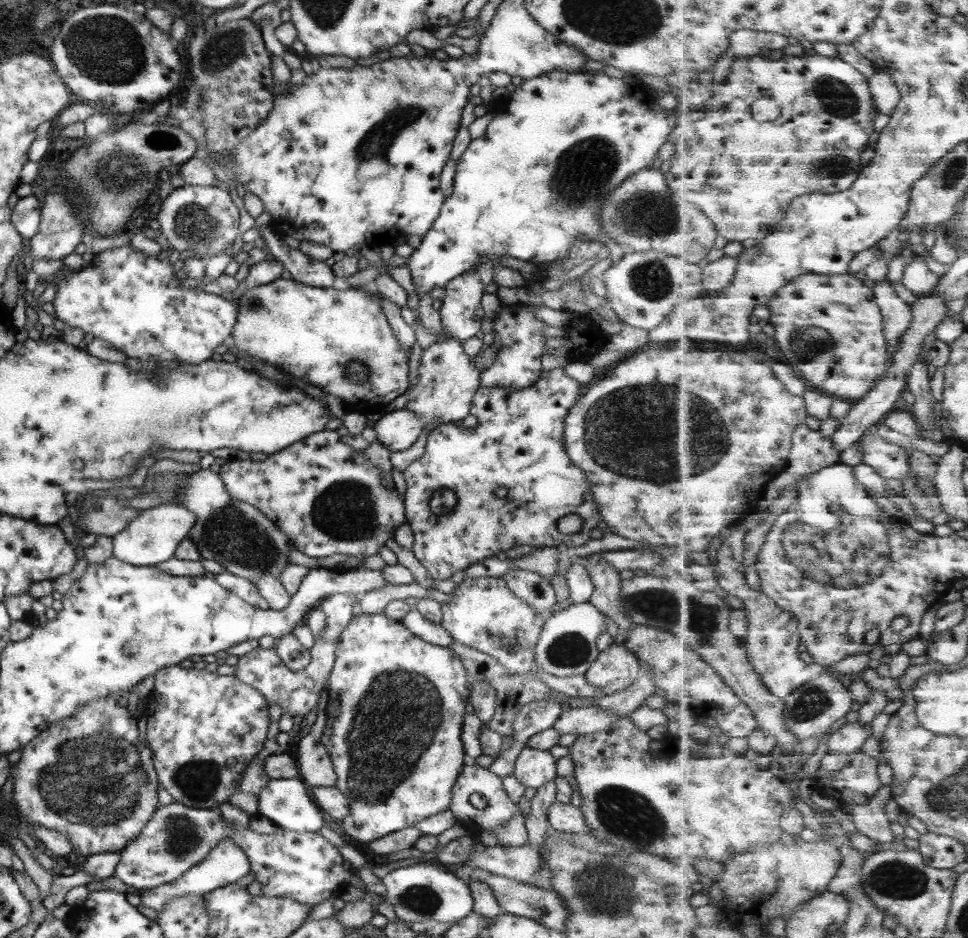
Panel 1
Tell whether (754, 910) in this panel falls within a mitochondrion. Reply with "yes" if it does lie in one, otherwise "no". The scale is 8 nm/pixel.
no

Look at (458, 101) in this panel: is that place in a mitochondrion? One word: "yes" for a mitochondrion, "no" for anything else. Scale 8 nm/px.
no

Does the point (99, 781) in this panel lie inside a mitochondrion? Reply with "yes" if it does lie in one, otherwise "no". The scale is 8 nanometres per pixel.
yes

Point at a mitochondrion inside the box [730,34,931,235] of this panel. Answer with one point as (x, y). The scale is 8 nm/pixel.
(836, 97)

